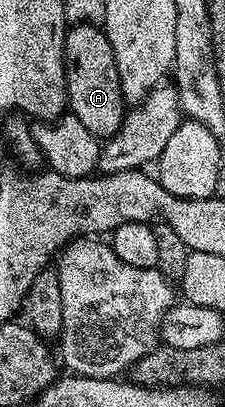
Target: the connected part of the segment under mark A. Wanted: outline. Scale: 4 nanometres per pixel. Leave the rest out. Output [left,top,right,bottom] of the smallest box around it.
[64,24,126,138]

